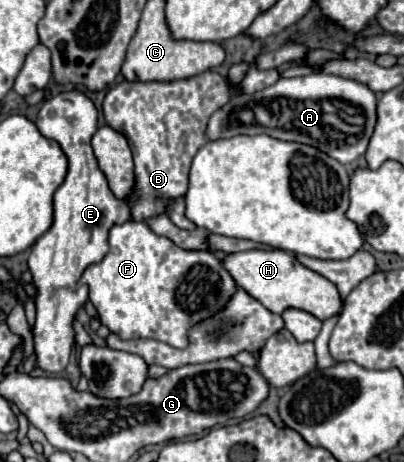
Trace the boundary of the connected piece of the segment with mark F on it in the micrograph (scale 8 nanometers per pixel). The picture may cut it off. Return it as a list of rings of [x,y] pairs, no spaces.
[[[126,222],[126,224],[120,224],[120,226],[114,226],[110,230],[110,250],[108,254],[104,256],[104,260],[100,264],[92,264],[84,270],[82,274],[82,282],[86,282],[90,286],[90,302],[96,306],[98,310],[98,318],[104,326],[110,328],[112,334],[118,334],[122,340],[132,340],[132,338],[152,338],[152,340],[160,340],[160,342],[166,342],[174,348],[186,348],[188,346],[188,330],[194,326],[194,324],[200,324],[202,320],[206,318],[212,318],[214,314],[218,314],[230,300],[230,296],[234,296],[236,292],[236,282],[234,278],[228,274],[228,270],[222,266],[222,262],[208,250],[184,250],[184,248],[178,248],[172,240],[168,240],[166,236],[158,236],[154,232],[150,232],[150,228],[146,228],[144,222]]]

